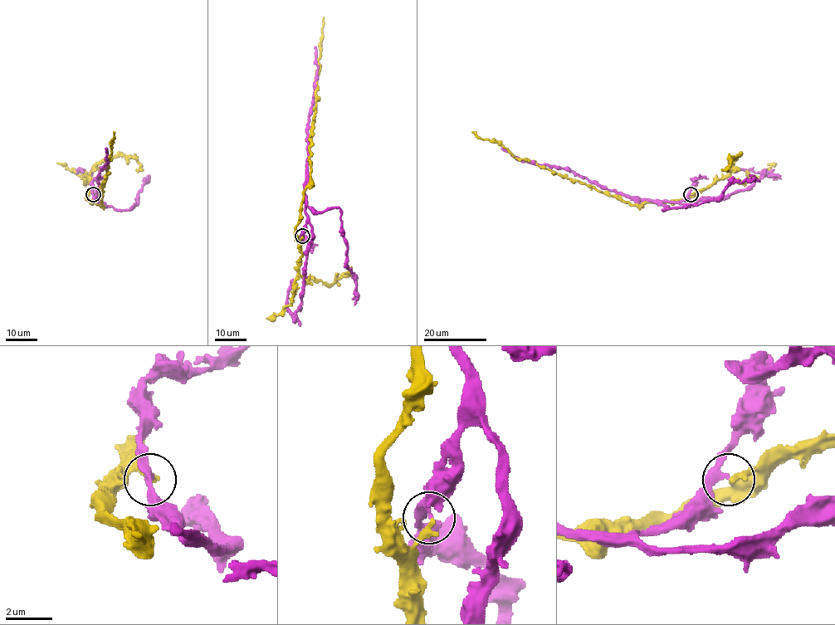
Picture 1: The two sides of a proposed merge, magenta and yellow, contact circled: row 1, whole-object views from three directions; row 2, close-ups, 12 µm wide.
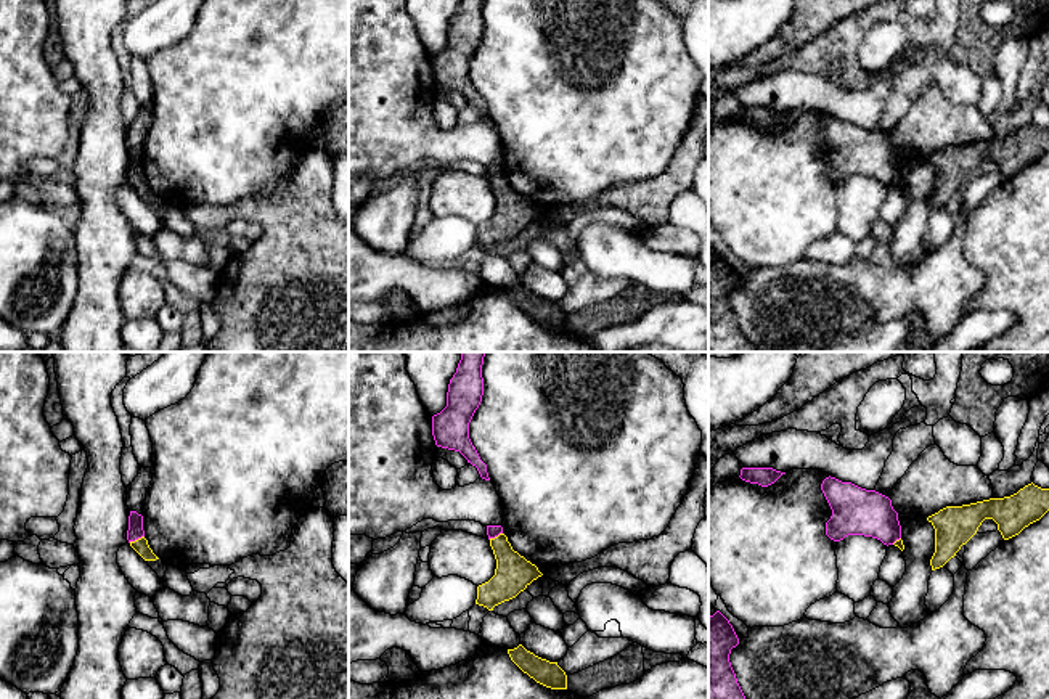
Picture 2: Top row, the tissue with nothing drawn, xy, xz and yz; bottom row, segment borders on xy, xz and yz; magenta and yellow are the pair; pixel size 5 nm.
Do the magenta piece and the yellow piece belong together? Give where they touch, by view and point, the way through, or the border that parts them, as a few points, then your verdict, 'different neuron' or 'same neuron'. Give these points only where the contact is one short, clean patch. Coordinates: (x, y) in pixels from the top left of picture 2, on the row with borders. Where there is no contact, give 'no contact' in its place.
contact xy (135, 539); border xy (143, 535), (129, 542); different neuron

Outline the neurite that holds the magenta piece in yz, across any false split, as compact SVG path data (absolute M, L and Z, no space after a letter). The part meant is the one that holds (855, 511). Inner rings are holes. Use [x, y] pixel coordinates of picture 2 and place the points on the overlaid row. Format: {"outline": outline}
{"outline": "M831 476L822 480L821 490L832 509L826 522L826 535L831 540L840 542L848 535L864 535L888 546L901 538L898 513L888 497Z"}

